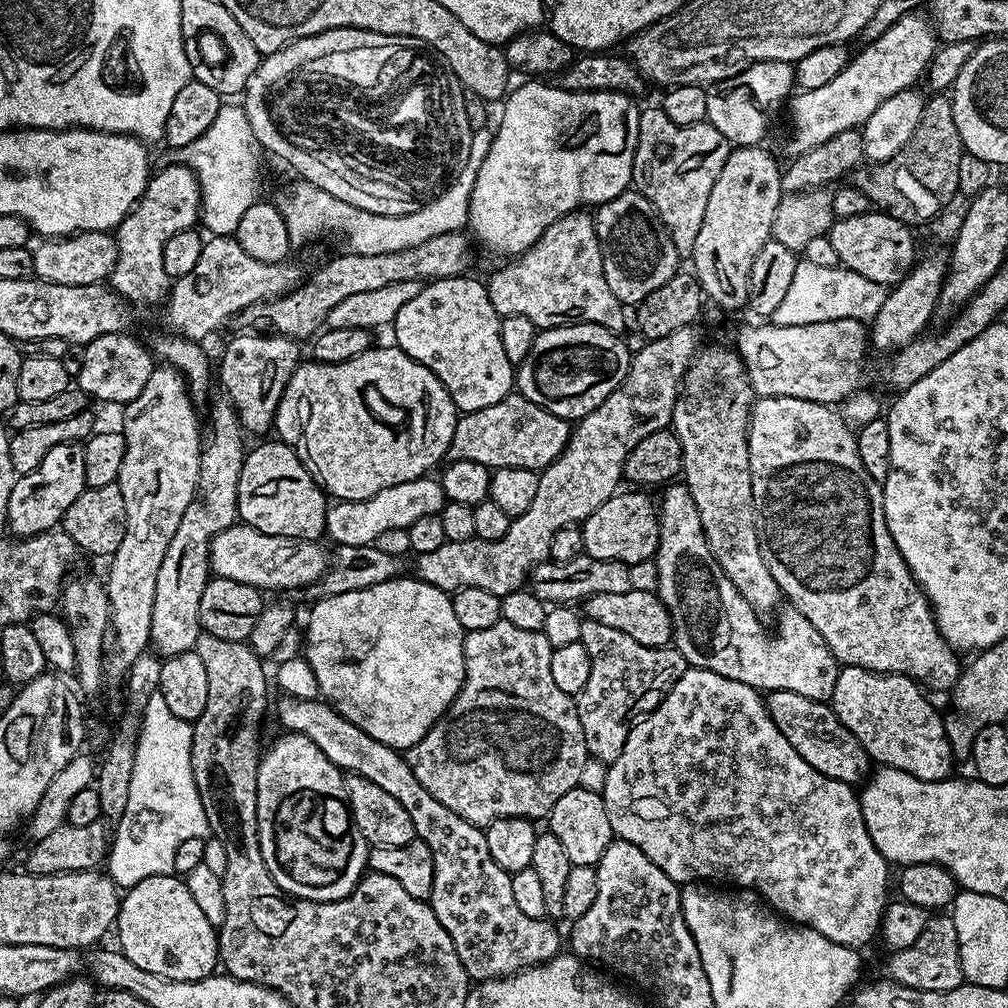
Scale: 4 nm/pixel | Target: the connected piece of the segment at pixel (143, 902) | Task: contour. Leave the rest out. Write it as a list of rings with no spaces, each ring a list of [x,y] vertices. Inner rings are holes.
[[[175,874],[155,876],[138,882],[138,886],[127,889],[120,901],[120,913],[116,915],[115,935],[120,935],[119,951],[124,953],[134,966],[142,966],[142,970],[150,970],[150,974],[158,974],[171,980],[205,980],[218,968],[218,932],[202,914],[201,907],[194,902],[185,881]]]

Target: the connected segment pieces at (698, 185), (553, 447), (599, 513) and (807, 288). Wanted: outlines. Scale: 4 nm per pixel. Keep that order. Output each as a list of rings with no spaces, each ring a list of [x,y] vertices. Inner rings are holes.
[[[660,106],[645,107],[640,113],[632,184],[652,203],[670,234],[670,242],[682,254],[694,250],[706,214],[706,201],[710,199],[710,190],[714,190],[714,182],[718,182],[718,174],[722,174],[722,166],[726,166],[729,151],[727,138],[712,124],[678,126],[678,122],[666,118]]]
[[[509,394],[502,402],[494,402],[494,406],[463,413],[457,419],[447,459],[482,462],[490,470],[521,468],[539,473],[559,458],[572,436],[572,429],[569,421],[550,414],[550,410],[530,402],[530,398]]]
[[[632,490],[636,492],[617,491],[616,495],[610,497],[606,502],[602,502],[602,506],[598,506],[598,510],[594,510],[594,514],[590,514],[582,521],[580,533],[584,539],[584,555],[590,558],[602,558],[603,560],[617,560],[629,566],[637,566],[643,560],[651,561],[656,554],[656,547],[660,541],[658,531],[658,508],[647,496],[647,491]]]
[[[801,259],[794,270],[794,282],[790,282],[786,299],[779,304],[778,310],[774,310],[770,320],[782,326],[802,326],[823,320],[868,322],[878,314],[885,295],[885,289],[878,282],[870,282],[870,278],[862,278],[862,274],[854,274],[843,266],[814,266],[814,262]]]

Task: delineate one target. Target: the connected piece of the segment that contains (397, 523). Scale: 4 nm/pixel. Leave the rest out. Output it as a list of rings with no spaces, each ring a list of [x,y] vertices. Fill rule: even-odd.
[[[431,475],[419,476],[410,482],[398,482],[398,486],[386,486],[365,500],[341,500],[333,503],[326,518],[327,539],[336,540],[337,545],[362,546],[375,544],[378,534],[386,530],[408,528],[417,518],[438,516],[445,506],[444,491],[439,479]]]

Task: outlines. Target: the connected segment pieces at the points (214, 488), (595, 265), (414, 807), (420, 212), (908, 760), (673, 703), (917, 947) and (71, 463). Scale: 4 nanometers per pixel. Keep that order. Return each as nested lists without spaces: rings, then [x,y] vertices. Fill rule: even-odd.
[[[226,398],[213,399],[212,413],[206,416],[206,439],[200,449],[200,469],[198,482],[194,490],[194,498],[190,498],[190,506],[186,506],[186,514],[182,514],[182,522],[178,522],[178,530],[174,530],[174,538],[170,538],[170,546],[166,546],[166,558],[162,558],[162,566],[158,569],[158,583],[154,586],[154,618],[150,618],[150,644],[161,657],[177,656],[195,649],[202,631],[198,618],[198,602],[202,602],[202,590],[206,590],[206,582],[210,579],[208,555],[212,539],[231,524],[237,523],[238,513],[238,478],[242,474],[242,462],[246,455],[246,433],[240,426],[238,414]]]
[[[577,210],[559,216],[540,238],[525,252],[509,259],[492,277],[487,277],[488,297],[497,314],[503,318],[522,314],[530,318],[537,329],[560,328],[563,324],[597,324],[609,332],[623,333],[625,305],[610,290],[606,270],[602,266],[602,250],[596,233],[596,221],[587,211]]]
[[[285,694],[280,698],[277,704],[275,701],[274,712],[276,708],[276,716],[280,719],[284,732],[297,732],[310,738],[310,742],[314,742],[314,746],[318,746],[318,750],[322,750],[322,754],[326,754],[326,758],[330,758],[336,768],[366,778],[374,782],[374,786],[382,786],[382,790],[386,790],[390,798],[398,798],[398,802],[402,802],[402,810],[406,810],[406,814],[410,814],[410,822],[414,822],[416,839],[428,847],[434,858],[434,886],[430,903],[438,922],[442,922],[446,934],[450,934],[450,942],[454,942],[454,950],[458,950],[458,958],[469,981],[497,980],[503,976],[513,976],[523,968],[545,964],[547,960],[553,960],[558,955],[561,951],[560,932],[552,925],[555,923],[548,918],[539,920],[522,914],[522,910],[514,902],[511,875],[502,870],[502,866],[498,866],[494,858],[490,858],[490,846],[486,846],[485,829],[481,825],[466,822],[466,818],[442,806],[442,802],[438,802],[438,798],[434,798],[434,794],[430,794],[430,790],[426,790],[426,786],[422,786],[422,782],[414,778],[414,770],[410,770],[407,759],[397,749],[386,746],[370,738],[370,734],[358,730],[354,722],[342,718],[342,714],[338,714],[331,704],[320,698],[300,700]]]
[[[488,126],[473,131],[470,158],[464,163],[460,173],[440,195],[410,214],[370,214],[326,194],[326,190],[315,188],[313,184],[295,182],[288,188],[288,204],[279,205],[281,214],[286,218],[286,230],[290,230],[290,242],[293,246],[300,246],[318,239],[319,236],[342,236],[343,247],[347,251],[358,254],[394,254],[410,250],[410,246],[422,246],[422,242],[430,242],[430,238],[438,238],[440,234],[461,231],[468,223],[474,178],[478,178],[478,170],[490,150],[493,135],[493,129]]]
[[[844,666],[830,703],[842,726],[858,738],[877,765],[906,770],[914,774],[914,778],[923,780],[946,780],[953,775],[952,747],[946,738],[941,709],[936,709],[923,691],[925,689],[910,676]]]
[[[688,667],[682,678],[678,678],[678,682],[674,682],[668,689],[663,702],[632,725],[626,738],[626,746],[622,746],[622,754],[618,754],[616,761],[607,765],[606,769],[607,776],[602,795],[613,833],[619,839],[638,846],[638,850],[642,850],[642,854],[646,854],[646,858],[650,858],[650,862],[654,862],[654,866],[658,866],[658,870],[665,872],[677,885],[723,882],[740,890],[759,892],[768,907],[785,920],[818,930],[818,934],[826,934],[830,942],[838,942],[847,948],[860,950],[863,949],[863,944],[877,939],[880,920],[890,903],[890,865],[882,858],[866,830],[860,801],[853,785],[826,778],[818,770],[814,770],[814,766],[810,766],[810,762],[806,762],[806,758],[802,758],[802,754],[798,754],[798,750],[794,750],[794,746],[786,742],[786,737],[782,730],[778,730],[774,718],[770,718],[765,697],[757,689],[746,686],[746,682],[734,682],[734,678],[722,678],[722,674],[714,674],[710,670]]]
[[[948,914],[933,915],[926,930],[918,934],[918,942],[914,942],[914,946],[906,946],[906,950],[891,953],[887,958],[887,975],[897,984],[910,986],[914,990],[949,992],[959,984],[965,983],[958,950],[958,930],[954,930],[954,922]]]
[[[79,443],[54,446],[38,470],[16,477],[14,490],[10,490],[8,526],[17,537],[36,536],[40,532],[53,531],[63,521],[64,512],[74,506],[86,487],[86,458]]]

